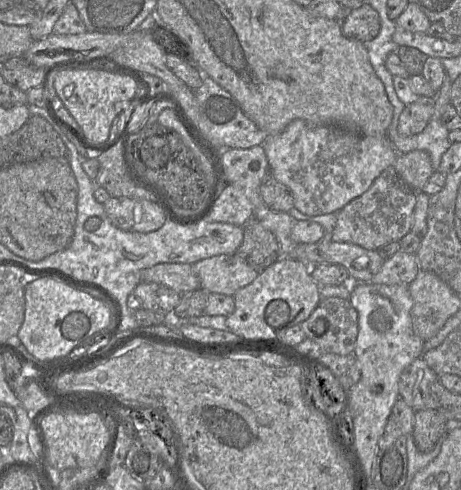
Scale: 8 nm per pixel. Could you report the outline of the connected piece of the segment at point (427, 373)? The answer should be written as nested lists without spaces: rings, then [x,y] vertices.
[[[422,357],[415,359],[401,373],[399,378],[400,397],[414,410],[440,408],[431,395],[431,385],[439,379]]]

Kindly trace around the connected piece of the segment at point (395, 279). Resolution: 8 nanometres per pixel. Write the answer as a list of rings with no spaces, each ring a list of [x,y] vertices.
[[[397,251],[391,257],[386,258],[380,270],[370,279],[373,284],[409,284],[418,274],[416,254]]]

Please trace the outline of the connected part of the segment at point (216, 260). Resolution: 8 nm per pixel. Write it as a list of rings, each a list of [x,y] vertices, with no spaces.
[[[223,254],[206,258],[192,264],[192,268],[193,273],[200,280],[201,289],[208,293],[219,293],[229,296],[234,296],[239,289],[253,282],[260,272],[236,254]]]

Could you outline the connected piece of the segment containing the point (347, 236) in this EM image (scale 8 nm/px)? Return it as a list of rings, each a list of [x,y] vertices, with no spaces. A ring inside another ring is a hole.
[[[394,166],[386,168],[361,196],[351,200],[337,213],[331,239],[379,250],[393,241],[400,241],[411,231],[418,191],[406,183]]]

